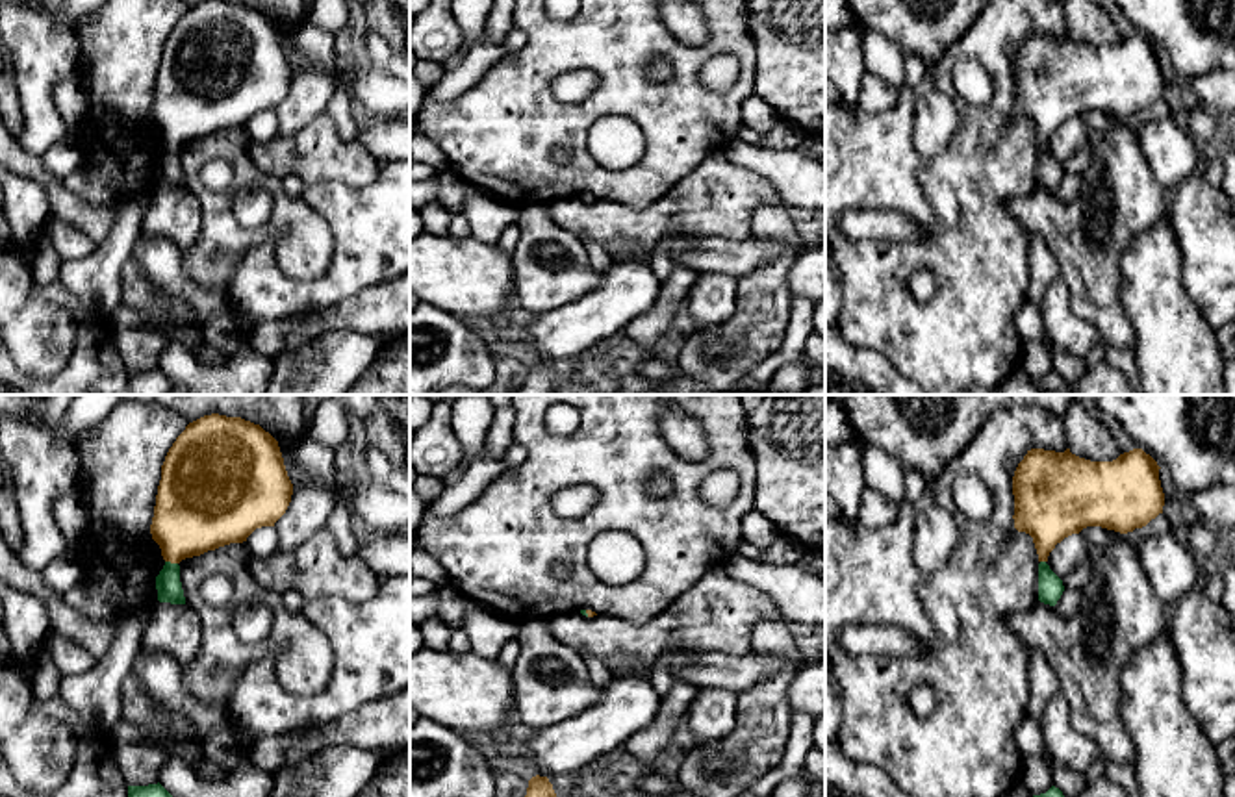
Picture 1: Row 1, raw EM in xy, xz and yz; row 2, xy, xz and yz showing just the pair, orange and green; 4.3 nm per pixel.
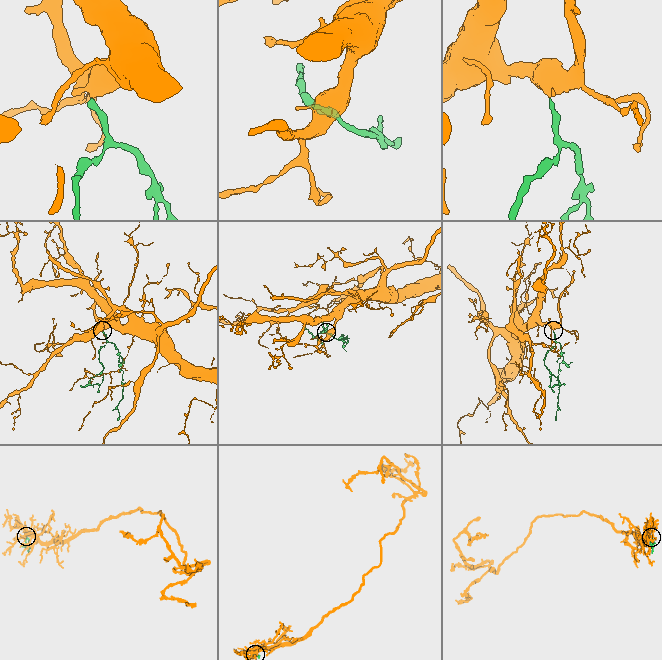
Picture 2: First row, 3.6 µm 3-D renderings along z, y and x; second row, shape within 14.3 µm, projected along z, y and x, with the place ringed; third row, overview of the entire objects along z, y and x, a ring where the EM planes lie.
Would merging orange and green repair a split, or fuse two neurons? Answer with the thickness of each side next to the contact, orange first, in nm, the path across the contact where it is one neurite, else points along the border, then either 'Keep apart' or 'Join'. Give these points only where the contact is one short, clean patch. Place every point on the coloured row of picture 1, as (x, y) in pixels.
Thickness 360 nm (orange) against 110 nm. Path across: xy (195, 510), (182, 529), (171, 562), (167, 582). Join

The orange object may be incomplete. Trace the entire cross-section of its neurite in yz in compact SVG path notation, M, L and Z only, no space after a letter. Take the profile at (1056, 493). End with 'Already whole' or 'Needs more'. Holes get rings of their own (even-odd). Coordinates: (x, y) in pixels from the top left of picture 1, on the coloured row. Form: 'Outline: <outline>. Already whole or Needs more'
Outline: M1031 449L1012 476L1014 528L1033 538L1038 554L1038 601L1055 606L1064 586L1050 569L1048 556L1064 538L1087 526L1101 526L1120 534L1146 526L1163 513L1165 493L1157 462L1142 449L1120 454L1113 462L1090 462L1066 449L1064 452Z. Needs more

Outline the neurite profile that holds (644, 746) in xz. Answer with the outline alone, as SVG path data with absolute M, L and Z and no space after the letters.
M675 678L669 695L660 701L655 721L625 741L625 749L651 771L653 760L671 747L675 730L682 727L686 710L699 689L684 678Z

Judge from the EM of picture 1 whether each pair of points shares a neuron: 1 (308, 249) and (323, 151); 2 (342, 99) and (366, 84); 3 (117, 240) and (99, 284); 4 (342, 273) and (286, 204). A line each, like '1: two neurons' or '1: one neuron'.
1: two neurons
2: two neurons
3: one neuron
4: two neurons

